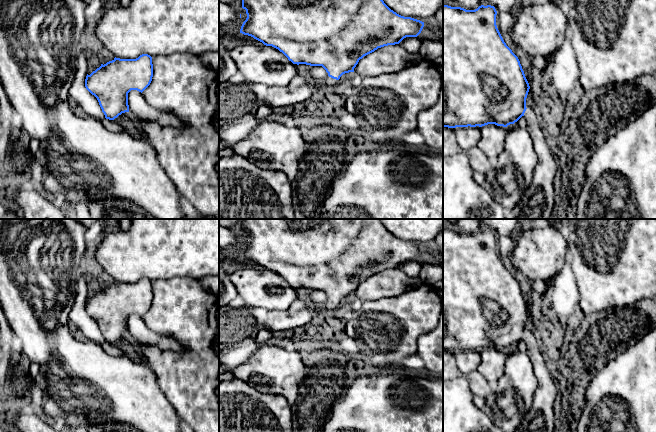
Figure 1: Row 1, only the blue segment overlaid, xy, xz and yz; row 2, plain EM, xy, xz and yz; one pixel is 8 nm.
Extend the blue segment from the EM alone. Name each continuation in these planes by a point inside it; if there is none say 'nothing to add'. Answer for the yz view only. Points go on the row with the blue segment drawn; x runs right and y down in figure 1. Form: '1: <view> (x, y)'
1: yz (537, 202)

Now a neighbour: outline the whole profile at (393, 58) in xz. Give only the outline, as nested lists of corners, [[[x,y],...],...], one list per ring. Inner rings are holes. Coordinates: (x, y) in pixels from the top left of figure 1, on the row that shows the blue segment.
[[[400,44],[378,48],[359,60],[354,68],[356,79],[365,76],[377,76],[395,73],[422,61],[418,53],[409,53]]]

